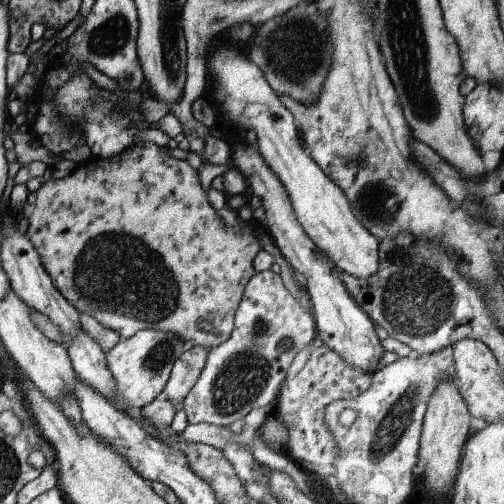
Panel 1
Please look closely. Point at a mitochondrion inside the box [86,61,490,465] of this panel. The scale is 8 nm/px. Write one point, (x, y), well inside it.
(415, 299)

